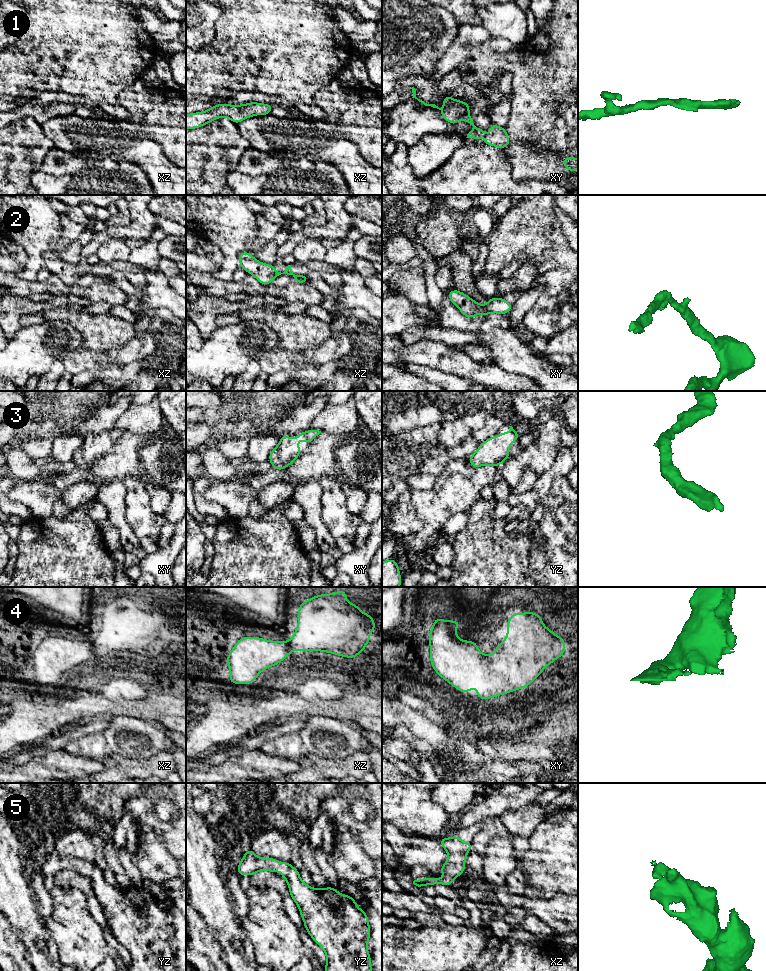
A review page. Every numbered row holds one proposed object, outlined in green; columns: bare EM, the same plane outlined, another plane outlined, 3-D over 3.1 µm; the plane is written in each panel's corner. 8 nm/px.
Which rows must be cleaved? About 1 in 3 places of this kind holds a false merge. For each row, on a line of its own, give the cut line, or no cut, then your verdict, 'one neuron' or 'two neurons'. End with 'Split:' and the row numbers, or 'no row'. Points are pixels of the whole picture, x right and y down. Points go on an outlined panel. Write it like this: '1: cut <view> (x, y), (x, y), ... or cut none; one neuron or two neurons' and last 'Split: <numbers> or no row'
1: cut none; one neuron
2: cut none; one neuron
3: cut none; one neuron
4: cut none; one neuron
5: cut none; one neuron
Split: no row

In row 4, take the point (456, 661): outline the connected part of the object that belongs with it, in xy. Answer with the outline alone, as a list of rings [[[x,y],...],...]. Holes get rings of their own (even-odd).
[[[534,612],[512,613],[507,624],[507,637],[495,647],[494,655],[479,651],[477,642],[461,640],[456,628],[461,621],[436,618],[428,635],[430,661],[434,671],[460,692],[472,691],[477,684],[478,699],[492,699],[527,687],[557,658],[565,654],[565,639],[543,625],[541,616]]]

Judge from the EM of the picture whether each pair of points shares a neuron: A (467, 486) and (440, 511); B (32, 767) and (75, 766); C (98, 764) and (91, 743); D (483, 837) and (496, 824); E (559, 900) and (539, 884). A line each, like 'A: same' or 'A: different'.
A: same
B: same
C: different
D: same
E: different

